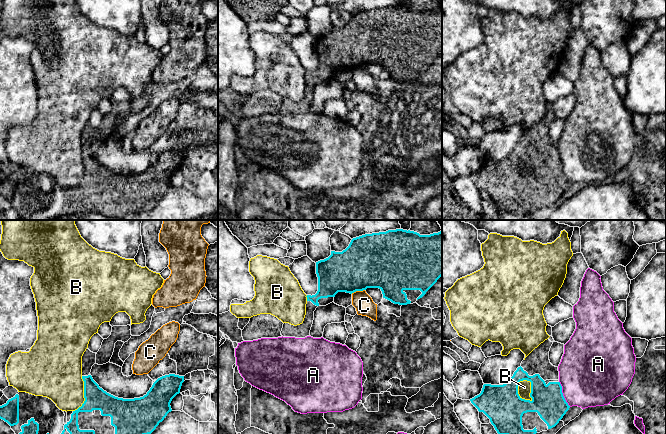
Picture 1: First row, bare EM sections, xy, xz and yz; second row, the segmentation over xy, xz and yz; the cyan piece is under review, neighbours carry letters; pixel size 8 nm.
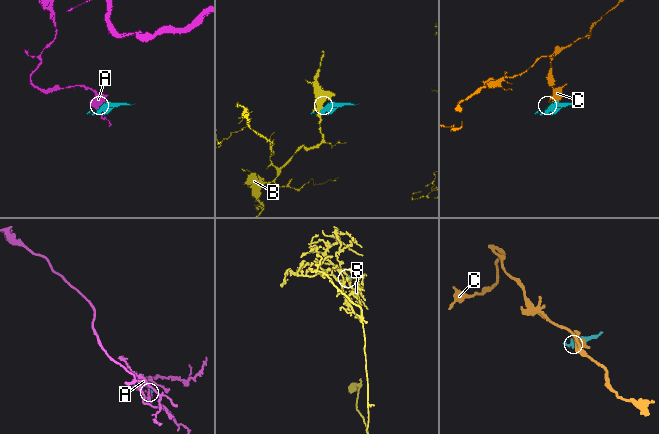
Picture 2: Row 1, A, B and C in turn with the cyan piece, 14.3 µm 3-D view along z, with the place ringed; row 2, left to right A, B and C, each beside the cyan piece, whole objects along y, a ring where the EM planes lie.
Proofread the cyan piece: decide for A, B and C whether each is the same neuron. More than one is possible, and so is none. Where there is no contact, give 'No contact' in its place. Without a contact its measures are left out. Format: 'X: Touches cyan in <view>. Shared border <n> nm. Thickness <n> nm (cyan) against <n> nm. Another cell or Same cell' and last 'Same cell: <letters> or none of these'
A: Touches cyan in yz. Shared border 220 nm. Thickness 260 nm (cyan) against 460 nm. Another cell
B: Touches cyan in yz. Shared border 200 nm. Thickness 260 nm (cyan) against 110 nm. Another cell
C: Touches cyan in xz. Shared border 120 nm. Thickness 420 nm (cyan) against 150 nm. Another cell
Same cell: none of these

